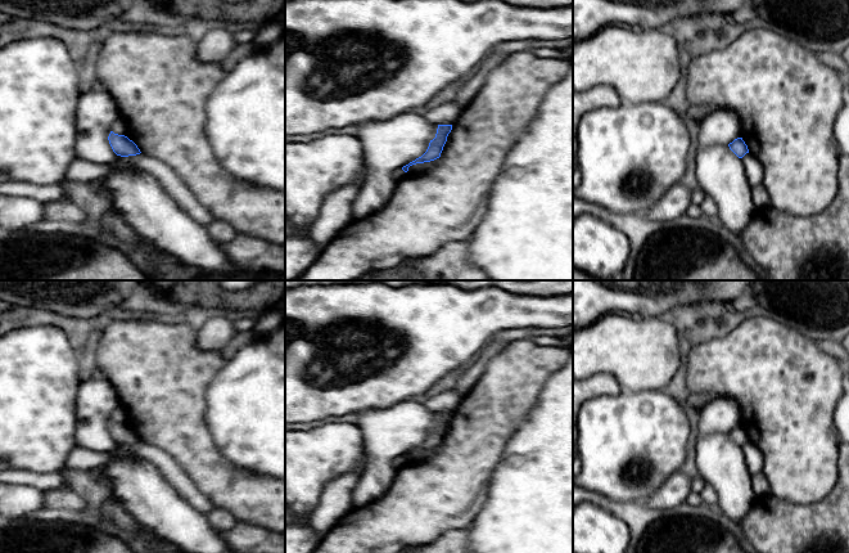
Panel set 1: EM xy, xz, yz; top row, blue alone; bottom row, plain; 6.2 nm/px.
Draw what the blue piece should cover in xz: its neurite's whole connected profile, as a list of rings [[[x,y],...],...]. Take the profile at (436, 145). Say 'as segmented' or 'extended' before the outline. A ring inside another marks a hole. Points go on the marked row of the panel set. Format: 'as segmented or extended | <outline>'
as segmented | [[[438,125],[435,138],[430,140],[426,152],[421,157],[403,166],[402,170],[407,172],[408,167],[412,165],[430,162],[439,158],[451,130],[452,125]]]

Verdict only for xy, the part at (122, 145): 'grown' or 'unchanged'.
unchanged

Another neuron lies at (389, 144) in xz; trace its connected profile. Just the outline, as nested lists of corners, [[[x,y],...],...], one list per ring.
[[[408,111],[356,126],[366,176],[353,202],[352,215],[353,219],[363,219],[388,203],[397,185],[393,172],[426,152],[438,126],[429,123],[423,111]]]

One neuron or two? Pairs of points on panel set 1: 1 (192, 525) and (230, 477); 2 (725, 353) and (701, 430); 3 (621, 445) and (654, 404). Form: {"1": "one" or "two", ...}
{"1": "two", "2": "two", "3": "one"}

